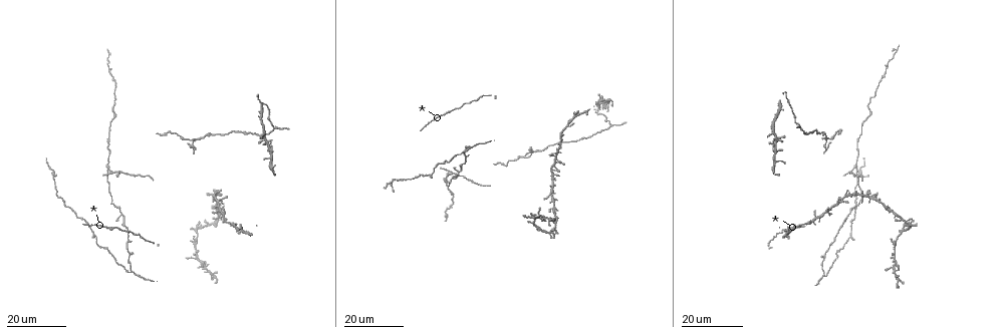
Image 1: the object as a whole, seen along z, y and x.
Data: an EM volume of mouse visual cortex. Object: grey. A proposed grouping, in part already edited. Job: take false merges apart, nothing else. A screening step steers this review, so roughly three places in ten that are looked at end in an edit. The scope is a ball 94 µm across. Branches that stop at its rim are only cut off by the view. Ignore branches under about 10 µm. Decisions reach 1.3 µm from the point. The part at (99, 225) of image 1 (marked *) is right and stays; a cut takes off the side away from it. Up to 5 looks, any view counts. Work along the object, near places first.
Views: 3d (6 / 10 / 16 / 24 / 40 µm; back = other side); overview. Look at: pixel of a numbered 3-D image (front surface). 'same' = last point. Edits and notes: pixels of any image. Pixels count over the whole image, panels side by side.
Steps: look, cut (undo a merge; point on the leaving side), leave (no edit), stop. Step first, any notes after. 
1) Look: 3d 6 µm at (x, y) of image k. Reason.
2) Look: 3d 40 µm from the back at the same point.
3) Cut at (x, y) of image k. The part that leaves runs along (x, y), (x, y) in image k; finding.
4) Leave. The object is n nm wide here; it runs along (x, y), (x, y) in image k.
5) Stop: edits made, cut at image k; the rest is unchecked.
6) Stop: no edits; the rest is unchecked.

Look: 3d 24 µm at (547, 147) of image 1. Calibre changes.

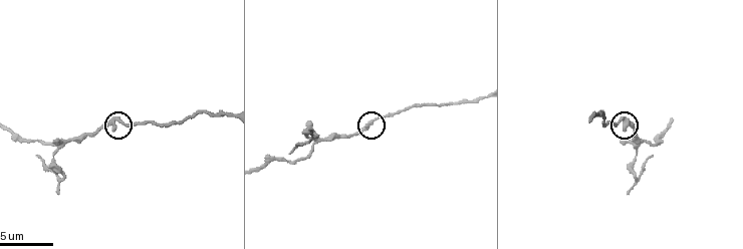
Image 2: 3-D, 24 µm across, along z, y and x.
Look: 3d 10 µm at (622, 118) of image 2. Zoom in.

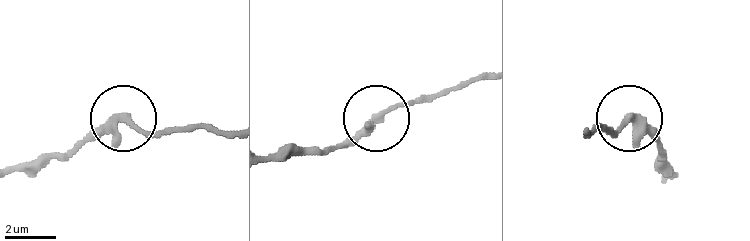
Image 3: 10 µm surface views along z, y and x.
Cut at (103, 128) of image 3. The part that leaves runs along (126, 123), (69, 151), (18, 164) in image 3; a second neuron is stuck on.

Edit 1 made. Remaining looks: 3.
Look: overview.

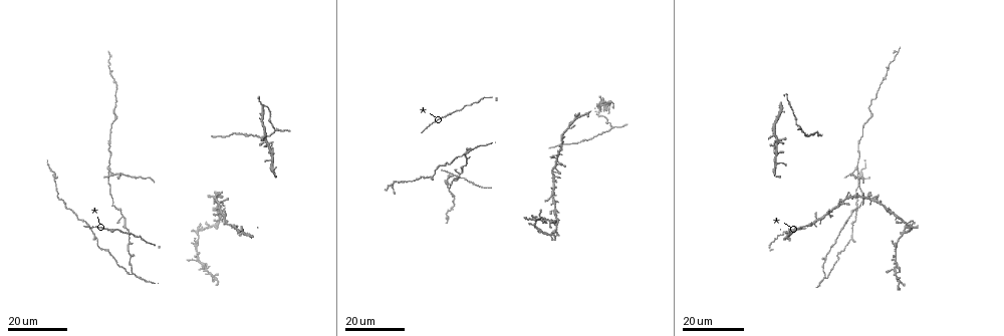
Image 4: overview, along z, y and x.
Look: 3d 16 µm at (107, 169) of image 4. Three arms meet.

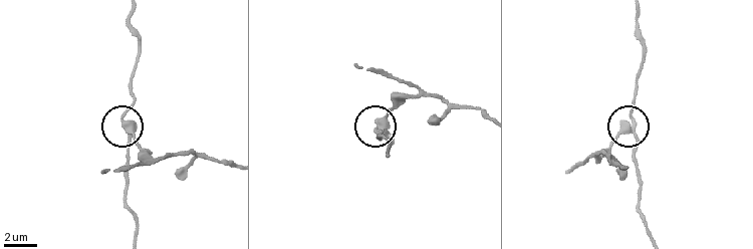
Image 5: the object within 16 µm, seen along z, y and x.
Look: 3d 10 µm at (129, 130) of image 5. Zoom in.

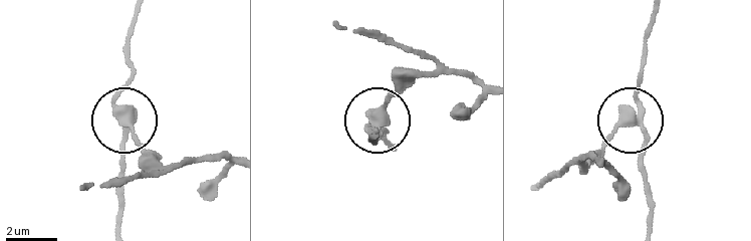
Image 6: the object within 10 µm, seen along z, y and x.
Cut at (136, 141) of image 6. The object is 320 nm wide here; two neurons meet here.

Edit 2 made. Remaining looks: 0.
Stop: edits made, cut at image 3, cut at image 6; the rest is unchecked.

